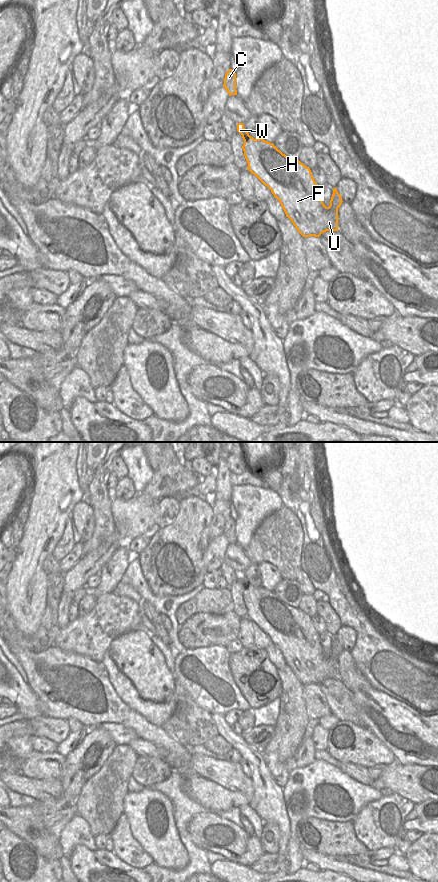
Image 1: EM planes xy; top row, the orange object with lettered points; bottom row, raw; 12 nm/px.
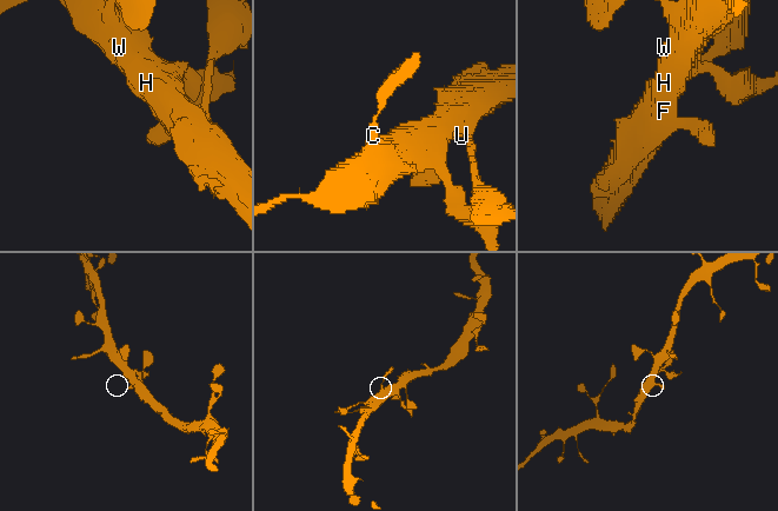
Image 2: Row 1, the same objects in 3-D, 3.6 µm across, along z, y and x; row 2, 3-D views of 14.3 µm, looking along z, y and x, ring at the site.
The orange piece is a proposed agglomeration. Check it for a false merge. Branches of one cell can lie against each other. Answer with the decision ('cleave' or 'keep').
keep

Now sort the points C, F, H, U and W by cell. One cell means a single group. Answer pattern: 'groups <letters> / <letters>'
groups C F H U W

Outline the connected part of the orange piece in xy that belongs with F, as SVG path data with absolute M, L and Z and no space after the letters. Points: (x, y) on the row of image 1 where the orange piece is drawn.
M243 123L237 124L237 131L242 135L247 169L267 186L277 198L297 231L303 237L319 237L326 231L338 231L338 208L342 204L342 197L337 189L333 189L330 205L326 207L320 197L320 186L315 182L309 167L298 159L291 159L277 147L262 138L254 139L245 130Z

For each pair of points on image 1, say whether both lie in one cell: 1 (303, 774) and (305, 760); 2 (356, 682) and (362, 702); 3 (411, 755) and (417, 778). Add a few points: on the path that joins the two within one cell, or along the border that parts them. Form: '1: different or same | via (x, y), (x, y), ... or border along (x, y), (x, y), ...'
1: different | border along (315, 759), (305, 766), (296, 767)
2: different | border along (370, 686), (365, 690), (358, 690), (352, 694)
3: different | border along (396, 760), (403, 764), (427, 766)

